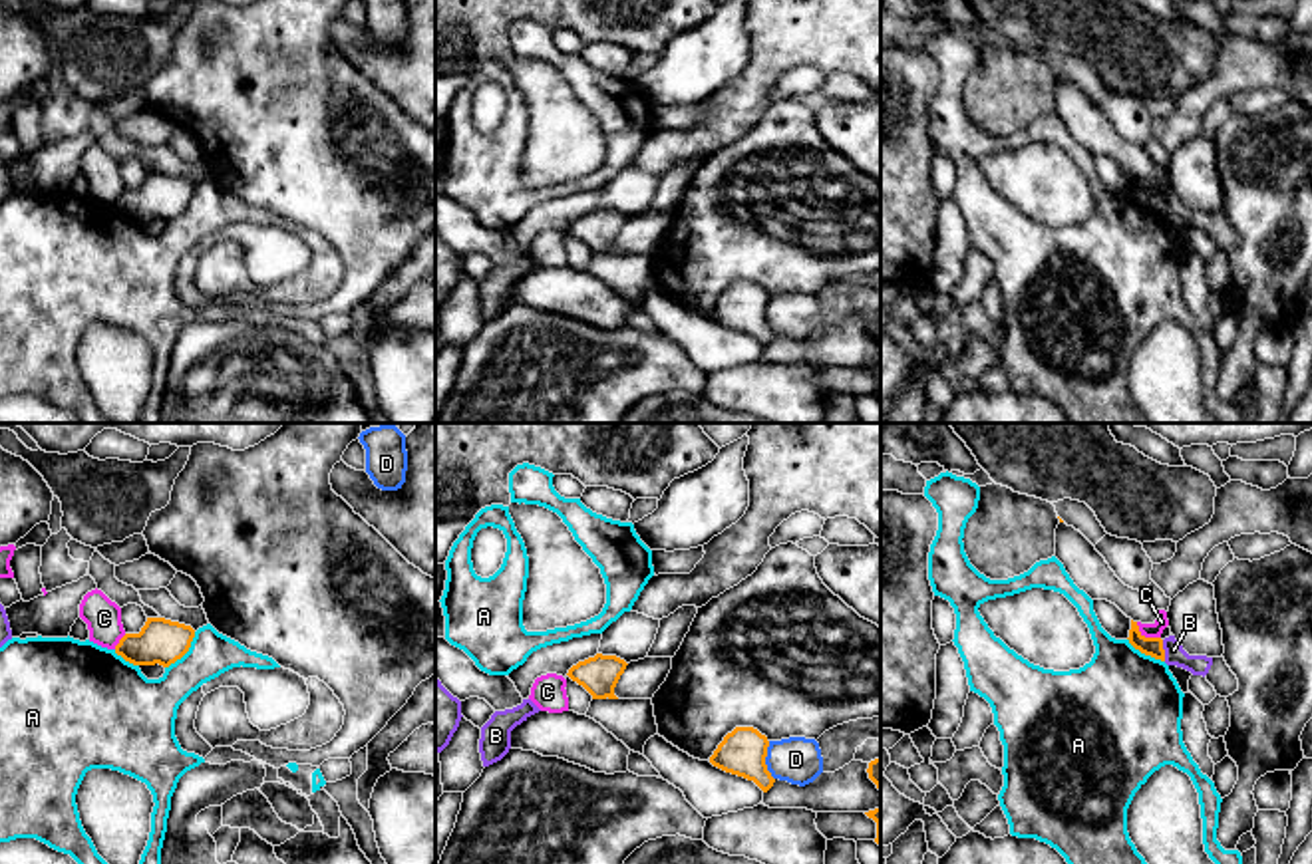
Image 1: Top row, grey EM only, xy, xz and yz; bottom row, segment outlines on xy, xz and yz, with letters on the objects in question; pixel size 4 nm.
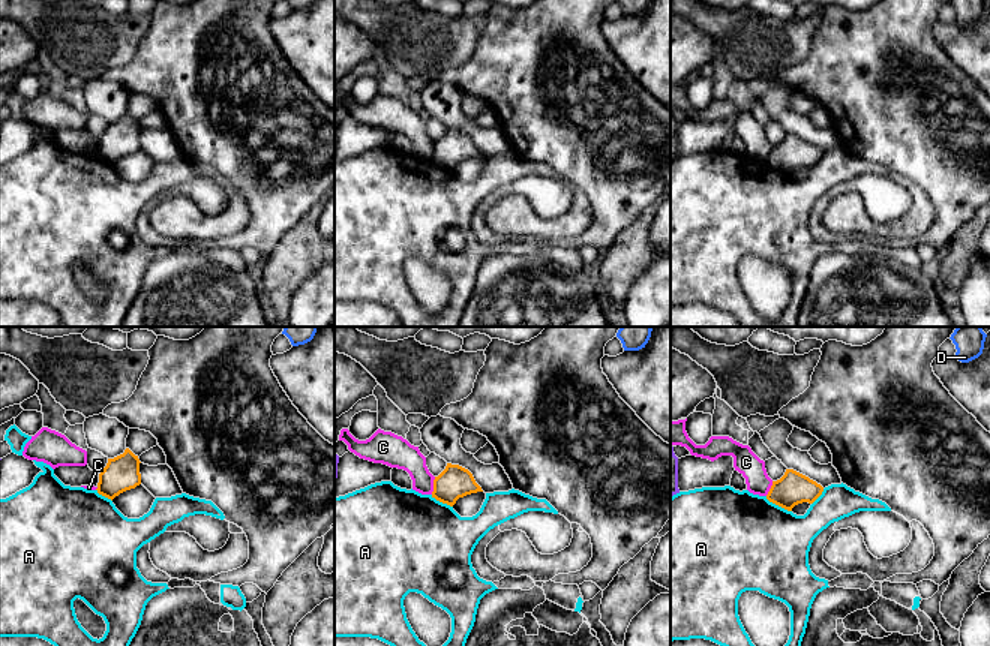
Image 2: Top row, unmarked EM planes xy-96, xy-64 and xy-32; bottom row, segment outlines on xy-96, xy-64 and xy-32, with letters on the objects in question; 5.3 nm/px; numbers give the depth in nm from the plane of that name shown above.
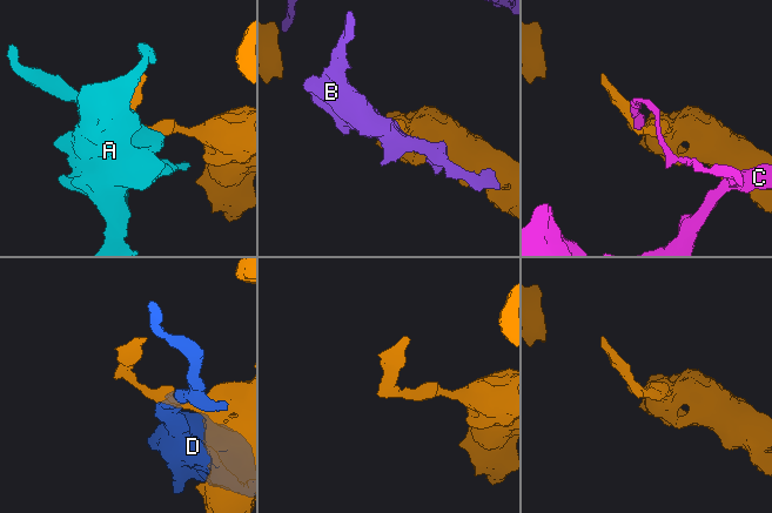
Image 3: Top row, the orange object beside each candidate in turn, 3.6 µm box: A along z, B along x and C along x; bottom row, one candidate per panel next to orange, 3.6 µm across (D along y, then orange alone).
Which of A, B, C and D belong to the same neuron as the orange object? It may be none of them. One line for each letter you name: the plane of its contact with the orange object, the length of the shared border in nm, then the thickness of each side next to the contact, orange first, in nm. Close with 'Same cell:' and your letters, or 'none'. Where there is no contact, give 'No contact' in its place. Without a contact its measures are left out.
Same cell: none

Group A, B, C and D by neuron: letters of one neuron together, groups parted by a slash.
A / B / C / D

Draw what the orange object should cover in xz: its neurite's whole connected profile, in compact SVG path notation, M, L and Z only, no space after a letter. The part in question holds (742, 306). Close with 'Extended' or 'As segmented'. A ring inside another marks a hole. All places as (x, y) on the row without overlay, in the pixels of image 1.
M736 282L718 300L710 318L726 328L753 336L763 348L767 348L775 334L767 326L769 296L753 282Z. As segmented

